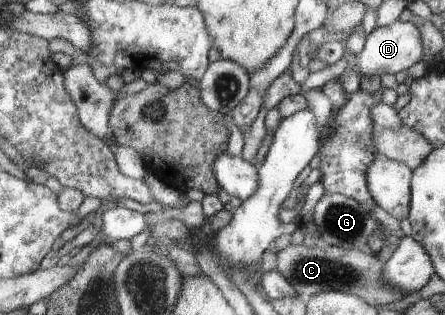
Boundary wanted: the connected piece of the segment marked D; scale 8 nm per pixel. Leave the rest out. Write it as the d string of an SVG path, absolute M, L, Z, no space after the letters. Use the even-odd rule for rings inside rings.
M402 17L396 19L392 24L376 28L368 36L362 51L355 56L354 72L358 76L368 78L368 76L382 76L384 73L393 73L397 77L402 77L404 72L414 64L418 64L424 58L424 40L422 32L413 21L404 21Z

